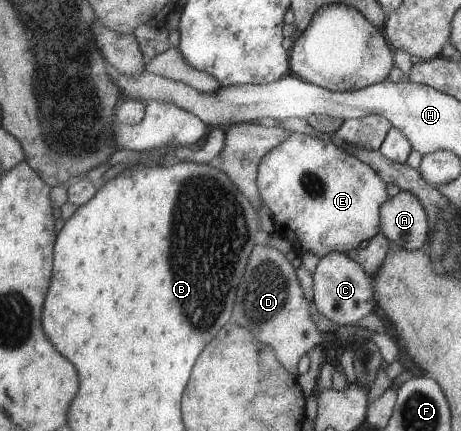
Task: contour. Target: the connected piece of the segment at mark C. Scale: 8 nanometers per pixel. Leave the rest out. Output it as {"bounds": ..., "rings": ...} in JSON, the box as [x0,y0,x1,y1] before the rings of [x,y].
{"bounds":[313,251,377,326],"rings":[[[334,251],[321,257],[313,275],[314,304],[317,311],[338,326],[358,325],[377,307],[371,276],[346,253]]]}

